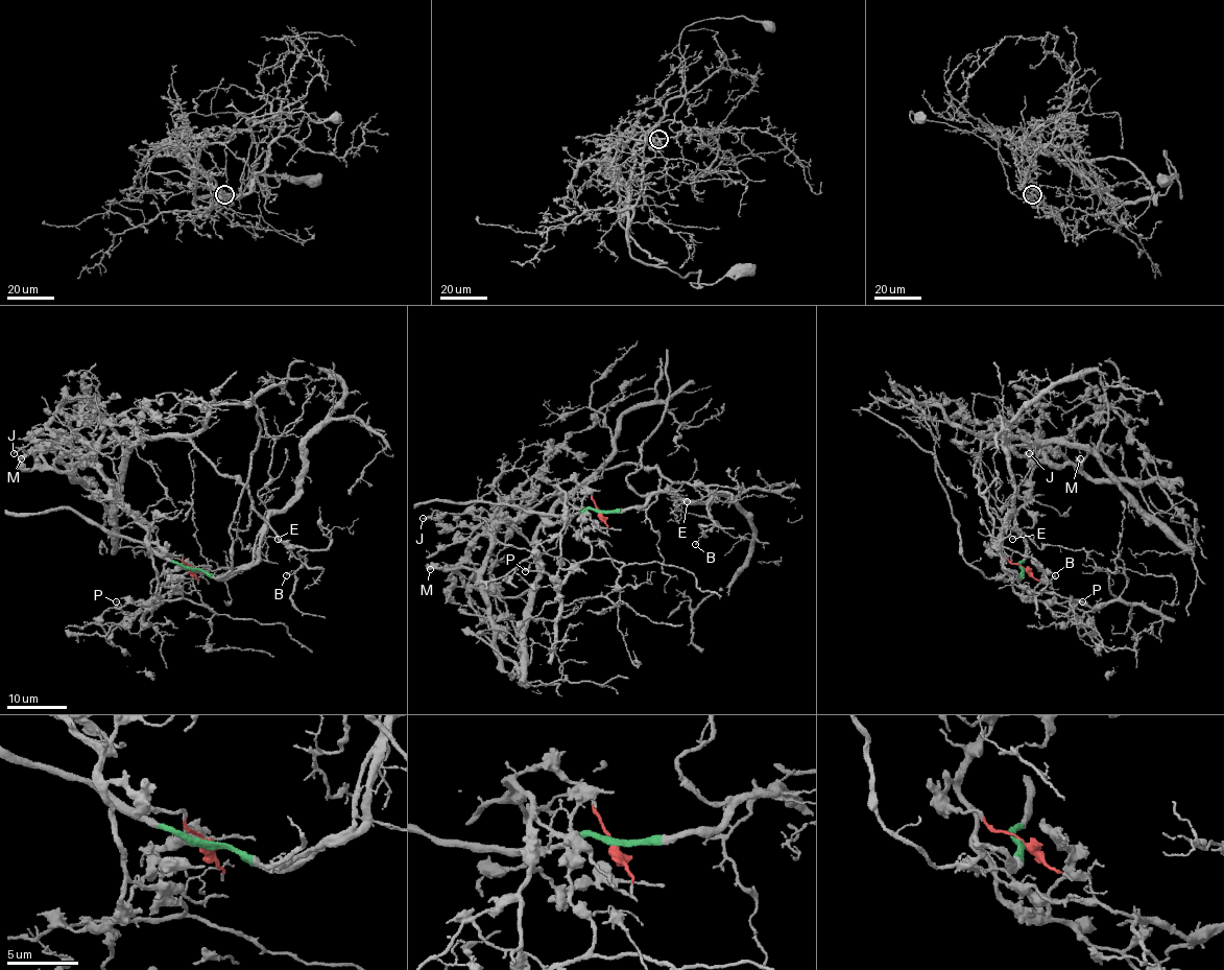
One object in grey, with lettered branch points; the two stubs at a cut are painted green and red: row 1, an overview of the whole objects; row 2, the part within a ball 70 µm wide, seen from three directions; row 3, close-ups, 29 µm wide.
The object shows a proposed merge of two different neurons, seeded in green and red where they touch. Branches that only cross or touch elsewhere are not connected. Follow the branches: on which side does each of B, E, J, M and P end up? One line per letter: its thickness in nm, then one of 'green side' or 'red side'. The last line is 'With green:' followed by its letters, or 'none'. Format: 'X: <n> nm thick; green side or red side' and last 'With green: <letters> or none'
B: 100 nm thick; red side
E: 140 nm thick; green side
J: 140 nm thick; red side
M: 200 nm thick; red side
P: 90 nm thick; red side
With green: E

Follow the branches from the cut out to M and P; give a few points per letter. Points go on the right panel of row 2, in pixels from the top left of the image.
M: (1024, 568), (991, 547), (1028, 497), (1033, 468), (1074, 465), (1081, 470), (1079, 458)
P: (1024, 568), (996, 554), (991, 549), (993, 544), (1012, 587), (1026, 596), (1071, 608), (1082, 602)

